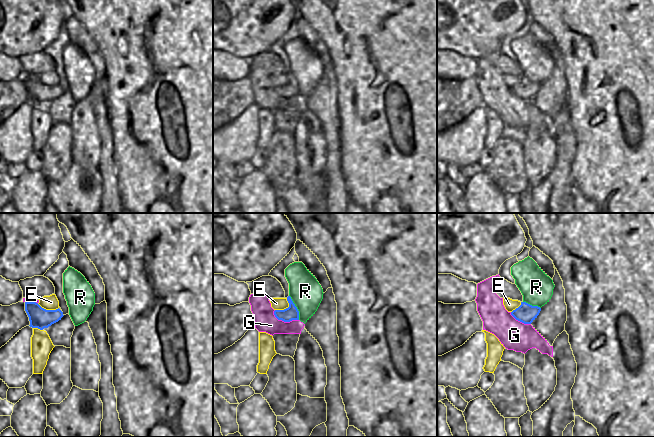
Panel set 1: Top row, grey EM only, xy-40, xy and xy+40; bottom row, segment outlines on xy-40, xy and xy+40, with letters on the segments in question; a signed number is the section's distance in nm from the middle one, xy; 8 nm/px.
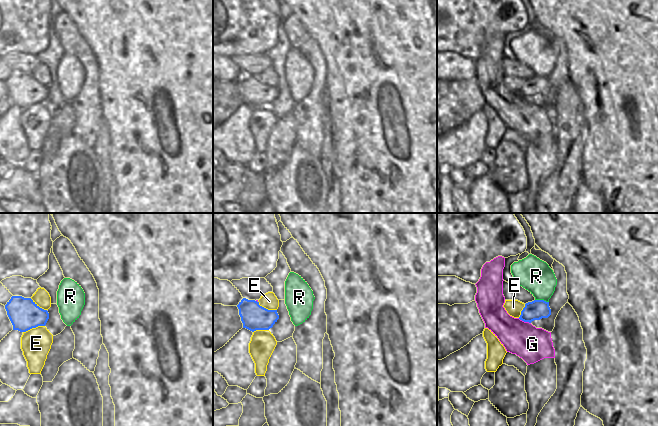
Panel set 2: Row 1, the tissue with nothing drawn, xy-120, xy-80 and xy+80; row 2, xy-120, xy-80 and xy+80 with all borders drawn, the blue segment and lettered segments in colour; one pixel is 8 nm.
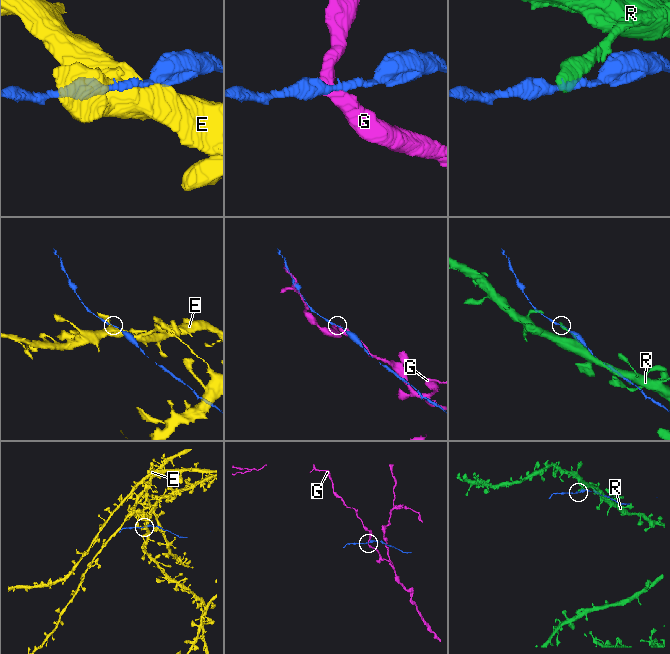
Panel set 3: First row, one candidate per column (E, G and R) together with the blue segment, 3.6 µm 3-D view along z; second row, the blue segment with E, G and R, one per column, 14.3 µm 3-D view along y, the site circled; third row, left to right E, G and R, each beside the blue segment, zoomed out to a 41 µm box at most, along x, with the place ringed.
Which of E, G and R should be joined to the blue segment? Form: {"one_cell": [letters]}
{"one_cell": []}

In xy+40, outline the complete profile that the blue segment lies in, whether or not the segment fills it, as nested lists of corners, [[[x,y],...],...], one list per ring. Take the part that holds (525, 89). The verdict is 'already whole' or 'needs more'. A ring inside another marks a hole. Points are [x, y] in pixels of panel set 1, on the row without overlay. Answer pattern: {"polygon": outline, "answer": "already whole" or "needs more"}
{"polygon": [[[521,78],[521,81],[511,88],[511,91],[518,97],[524,100],[531,100],[539,91],[541,84],[532,82],[526,78]]], "answer": "already whole"}

